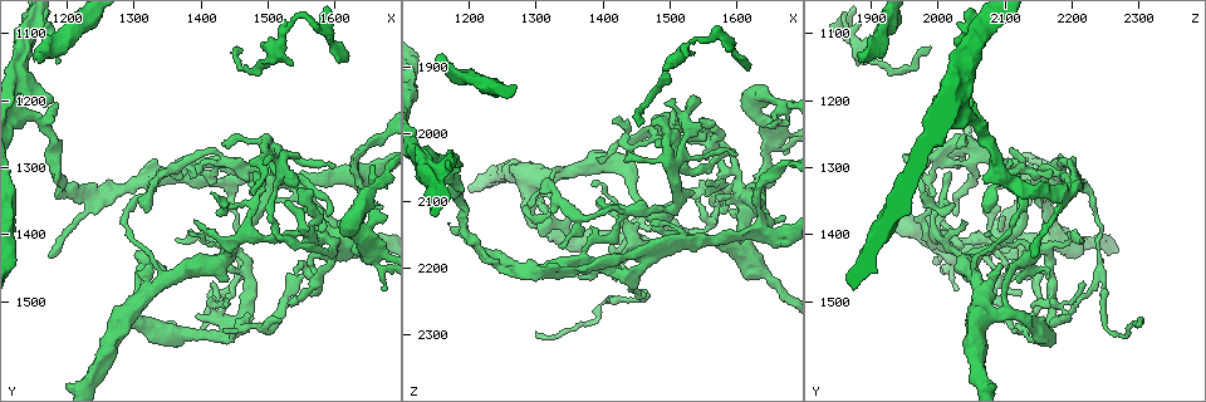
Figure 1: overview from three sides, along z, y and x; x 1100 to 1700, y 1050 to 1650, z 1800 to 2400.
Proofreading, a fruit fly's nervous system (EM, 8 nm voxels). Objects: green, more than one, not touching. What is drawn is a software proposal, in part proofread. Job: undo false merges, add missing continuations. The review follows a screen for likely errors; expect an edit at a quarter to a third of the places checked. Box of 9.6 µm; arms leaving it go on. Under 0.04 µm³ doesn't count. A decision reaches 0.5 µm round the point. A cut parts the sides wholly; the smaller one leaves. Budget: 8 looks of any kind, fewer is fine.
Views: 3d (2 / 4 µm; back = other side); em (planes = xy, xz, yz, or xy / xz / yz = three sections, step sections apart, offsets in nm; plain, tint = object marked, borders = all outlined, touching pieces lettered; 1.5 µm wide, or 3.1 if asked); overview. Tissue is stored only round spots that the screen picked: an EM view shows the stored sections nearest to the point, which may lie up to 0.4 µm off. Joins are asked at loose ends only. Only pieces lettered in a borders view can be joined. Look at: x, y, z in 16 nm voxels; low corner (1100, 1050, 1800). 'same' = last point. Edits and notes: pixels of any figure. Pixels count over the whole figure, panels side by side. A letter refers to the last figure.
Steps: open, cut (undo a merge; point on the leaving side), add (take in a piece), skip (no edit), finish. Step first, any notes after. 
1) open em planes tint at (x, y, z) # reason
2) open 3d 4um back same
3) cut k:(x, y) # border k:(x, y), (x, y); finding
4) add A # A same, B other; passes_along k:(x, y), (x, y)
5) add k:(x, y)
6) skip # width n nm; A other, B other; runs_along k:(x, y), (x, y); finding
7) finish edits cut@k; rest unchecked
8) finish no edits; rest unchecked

open 3d 2um at (1155, 1140, 1890) # free end

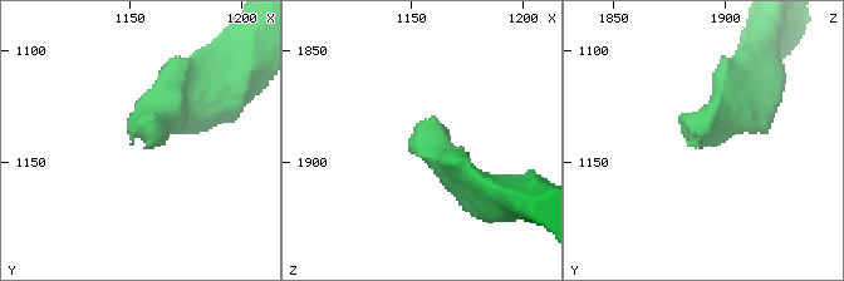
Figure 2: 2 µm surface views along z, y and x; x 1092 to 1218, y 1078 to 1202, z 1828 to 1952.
open em planes borders at (1152, 1141, 1887) # shape alone is not enough

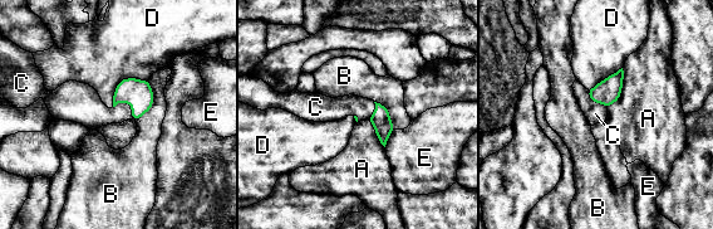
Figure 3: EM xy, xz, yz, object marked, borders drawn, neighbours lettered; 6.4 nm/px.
add C # longest_contact D 280 nm; A other, B other, C same, D other, E other; passes_along 3:(138, 93), (128, 102), (91, 111); it goes on there

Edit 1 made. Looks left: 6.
open 3d 2um at (1390, 1380, 2035) # thin end

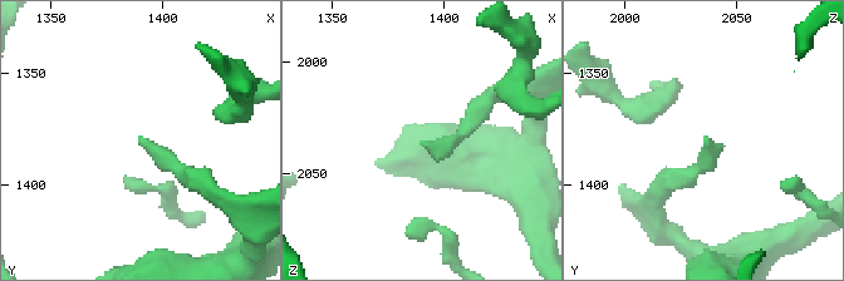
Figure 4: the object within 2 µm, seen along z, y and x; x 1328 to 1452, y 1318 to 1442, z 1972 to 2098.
open em planes borders at (1389, 1380, 2036)

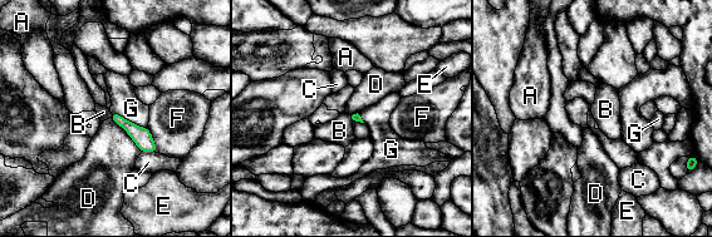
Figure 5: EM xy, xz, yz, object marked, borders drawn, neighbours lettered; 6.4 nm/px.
skip # A other, B other, C other, D other, E other, F other, G other; runs_along 5:(113, 115), (153, 148); no lettered piece goes on from it

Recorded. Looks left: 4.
open 3d 4um at (1340, 1465, 2160) # an open end

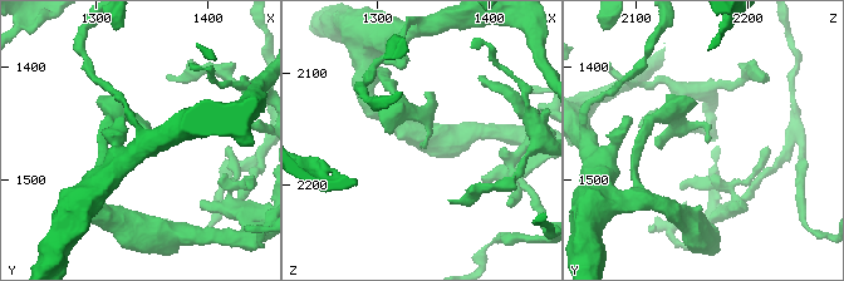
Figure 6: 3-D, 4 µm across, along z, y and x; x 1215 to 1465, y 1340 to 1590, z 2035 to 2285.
open em yz step 4 borders at (1340, 1468, 2164) # need the tissue

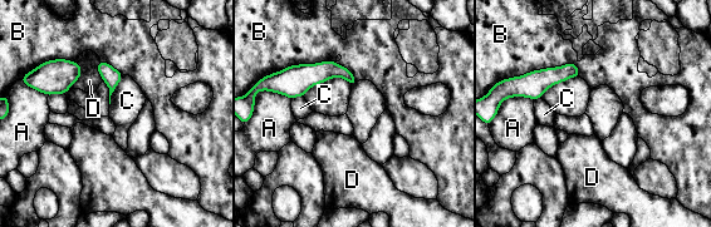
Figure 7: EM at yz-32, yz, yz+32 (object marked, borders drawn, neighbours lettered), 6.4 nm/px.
skip # A other, B other, C other, D other; runs_along 7:(352, 80), (320, 72), (284, 92); none of them fits

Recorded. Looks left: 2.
open 3d 4um at (1245, 1355, 2175)

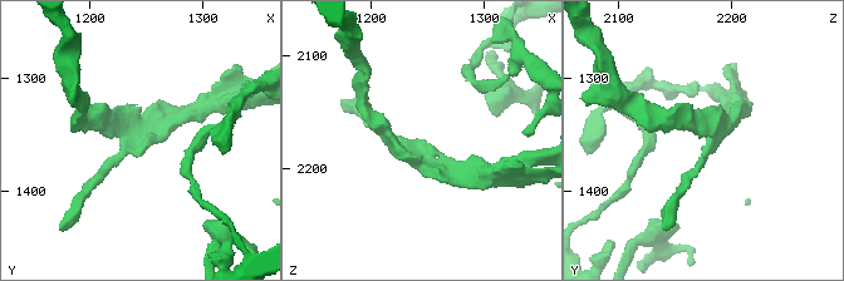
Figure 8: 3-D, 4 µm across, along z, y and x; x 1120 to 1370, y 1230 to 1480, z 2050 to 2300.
open em planes borders at (1250, 1358, 2176) # shape alone is not enough

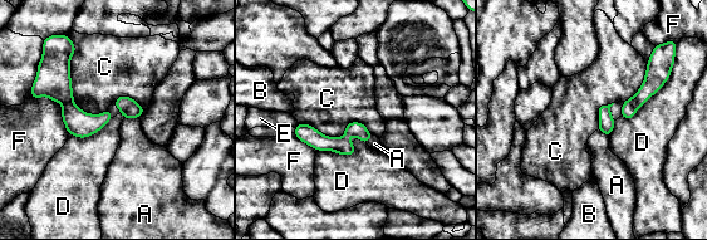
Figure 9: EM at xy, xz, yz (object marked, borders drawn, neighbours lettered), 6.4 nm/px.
cut 9:(53, 79) # A other, B other, C other, D other, E other, F other; border 9:(73, 102), (62, 103); a second cell is stuck on

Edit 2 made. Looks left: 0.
finish edits add@3, cut@9; rest unchecked

